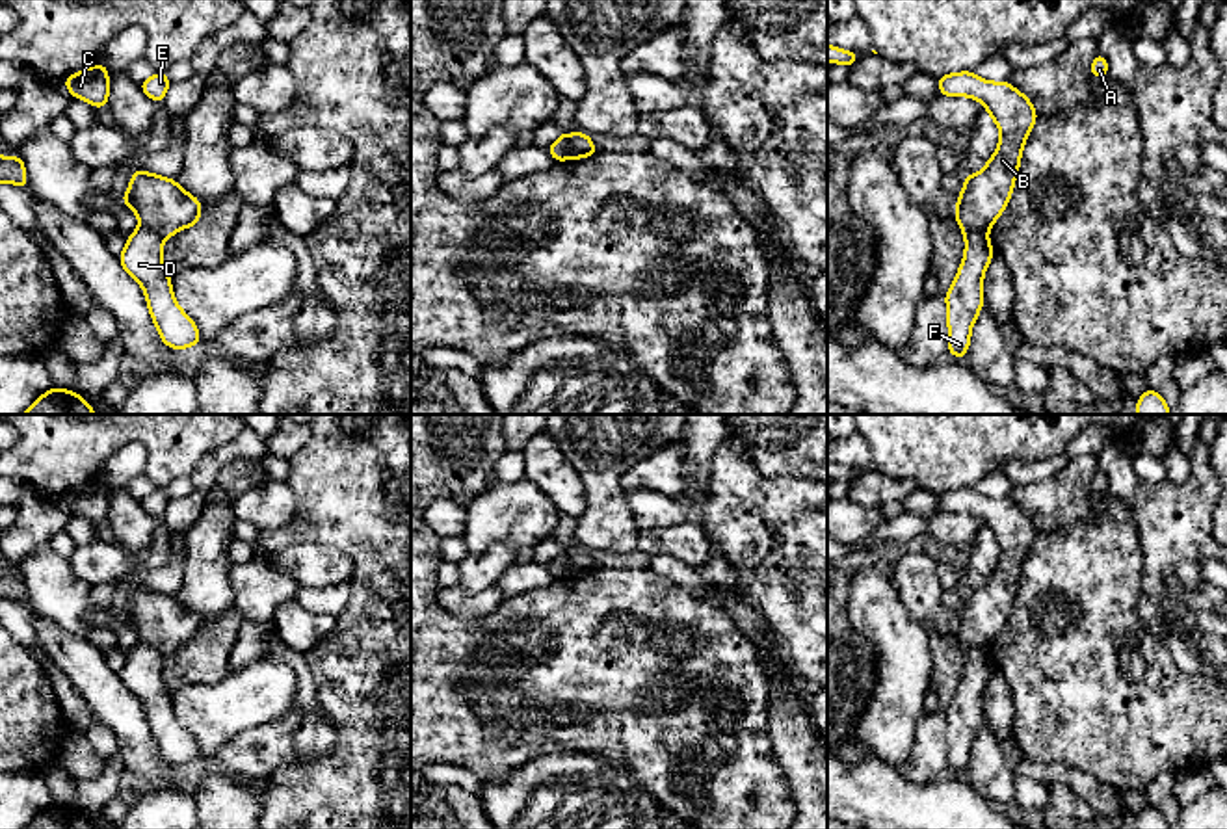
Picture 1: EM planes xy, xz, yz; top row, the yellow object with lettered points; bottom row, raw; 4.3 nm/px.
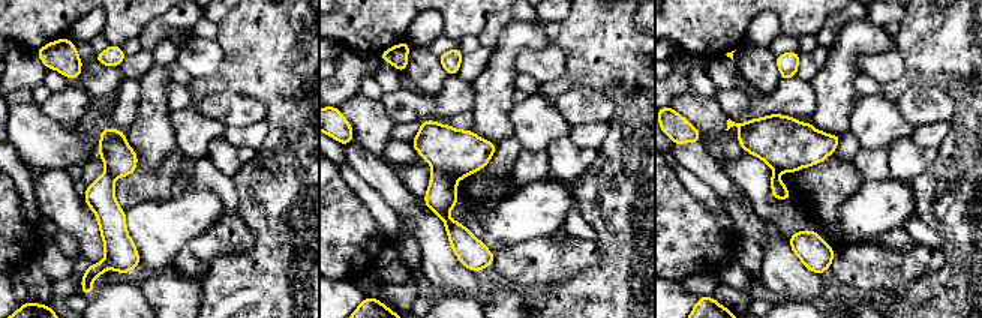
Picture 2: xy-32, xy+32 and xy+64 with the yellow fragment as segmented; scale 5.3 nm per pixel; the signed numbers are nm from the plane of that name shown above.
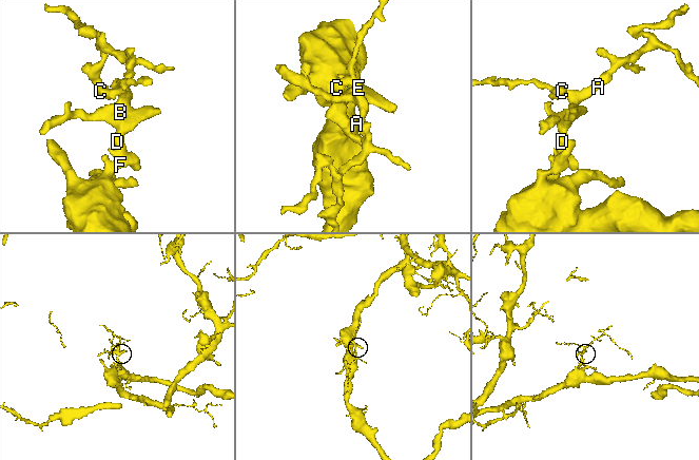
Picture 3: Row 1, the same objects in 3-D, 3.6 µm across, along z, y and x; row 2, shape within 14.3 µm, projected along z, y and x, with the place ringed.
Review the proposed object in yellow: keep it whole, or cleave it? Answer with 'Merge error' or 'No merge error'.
Merge error

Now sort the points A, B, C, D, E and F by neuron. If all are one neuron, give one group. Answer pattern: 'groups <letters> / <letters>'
groups A B C E / D F

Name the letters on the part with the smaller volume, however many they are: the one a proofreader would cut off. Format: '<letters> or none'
A, B, C, E

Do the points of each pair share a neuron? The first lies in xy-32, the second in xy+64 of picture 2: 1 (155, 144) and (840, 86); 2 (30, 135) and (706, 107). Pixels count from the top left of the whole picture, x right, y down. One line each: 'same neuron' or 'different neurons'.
1: same neuron
2: same neuron

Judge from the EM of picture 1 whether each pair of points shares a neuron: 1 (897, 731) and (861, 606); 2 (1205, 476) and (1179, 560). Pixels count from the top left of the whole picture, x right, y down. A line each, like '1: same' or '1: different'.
1: same
2: same

